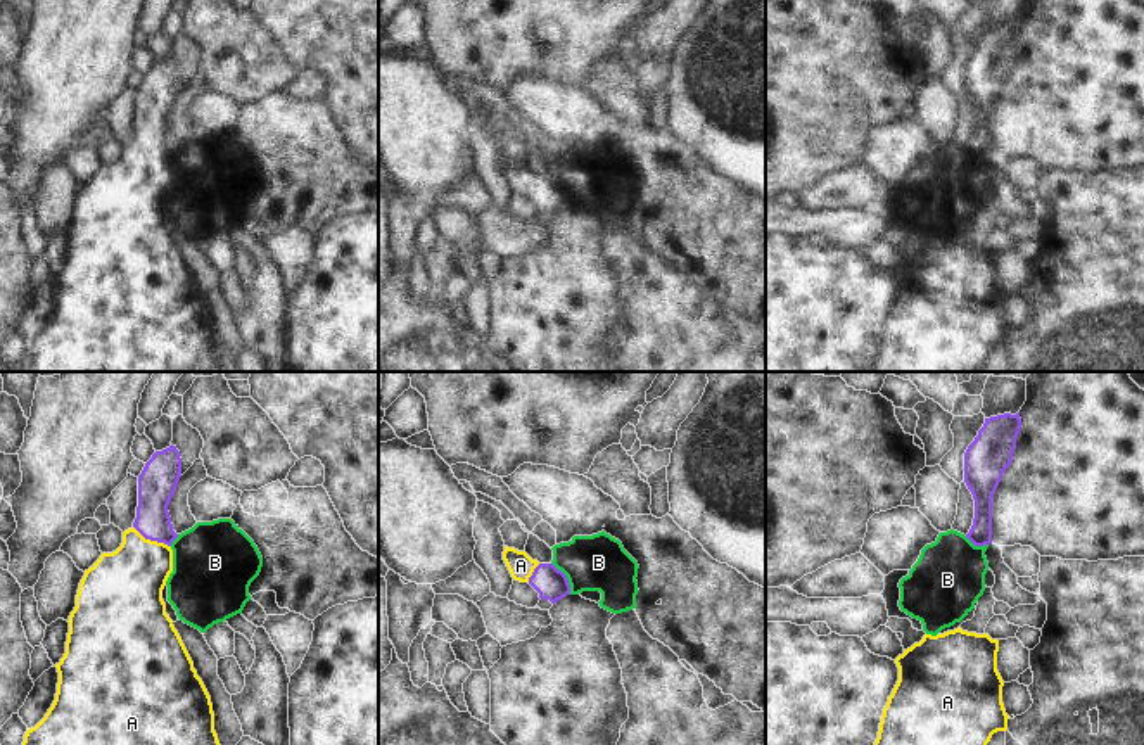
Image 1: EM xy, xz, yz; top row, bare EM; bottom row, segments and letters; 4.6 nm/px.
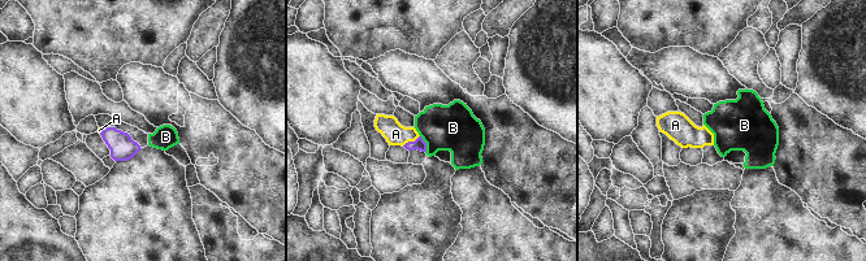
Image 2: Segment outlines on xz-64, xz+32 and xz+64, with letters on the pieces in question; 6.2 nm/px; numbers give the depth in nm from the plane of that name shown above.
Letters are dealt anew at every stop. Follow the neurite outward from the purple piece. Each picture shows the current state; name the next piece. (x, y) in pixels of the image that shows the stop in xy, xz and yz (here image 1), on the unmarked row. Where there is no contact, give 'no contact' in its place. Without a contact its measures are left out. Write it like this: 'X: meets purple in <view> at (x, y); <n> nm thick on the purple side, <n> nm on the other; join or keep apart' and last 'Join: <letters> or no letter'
A: meets purple in xy at (152, 152); 180 nm thick on the purple side, 340 nm on the other; join
B: meets purple in xz at (565, 191); 150 nm thick on the purple side, 260 nm on the other; keep apart
Join: A

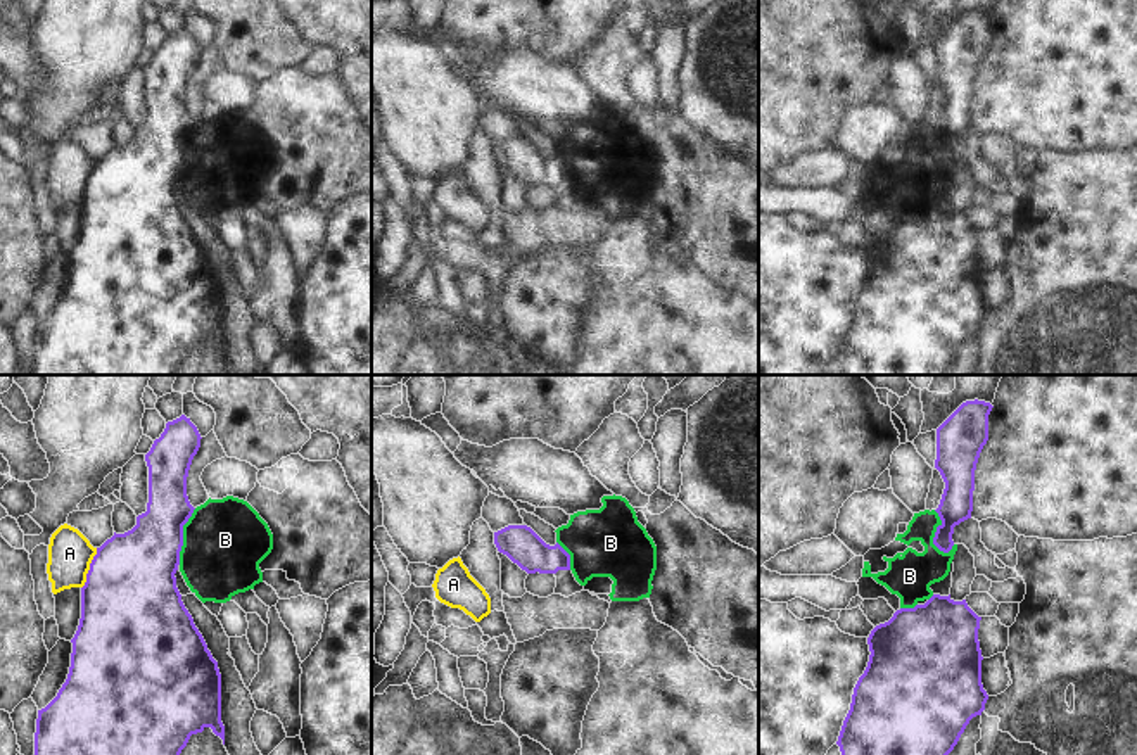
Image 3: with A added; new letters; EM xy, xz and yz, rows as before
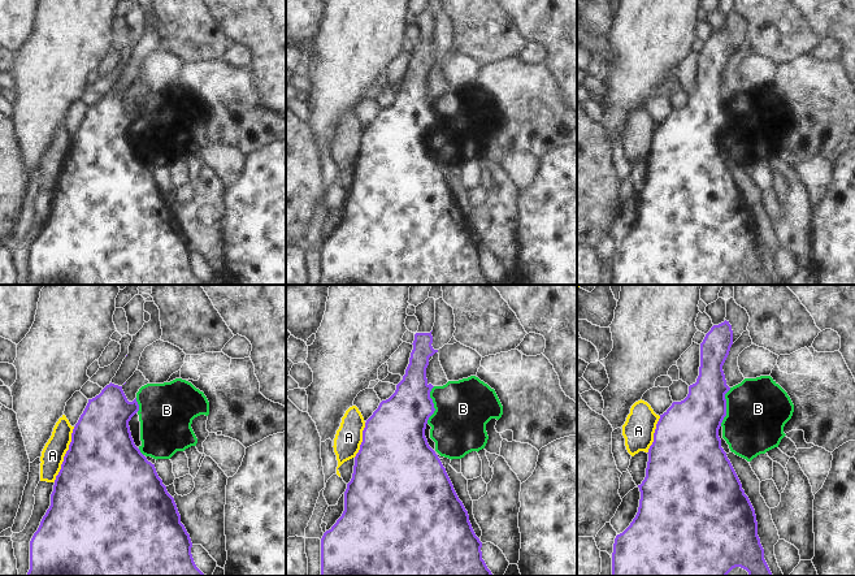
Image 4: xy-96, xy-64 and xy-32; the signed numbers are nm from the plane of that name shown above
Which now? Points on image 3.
A: meets purple in xy at (90, 182); 460 nm thick on the purple side, 200 nm on the other; keep apart
B: meets purple in yz at (935, 147); 160 nm thick on the purple side, 200 nm on the other; keep apart
Join: no letter

